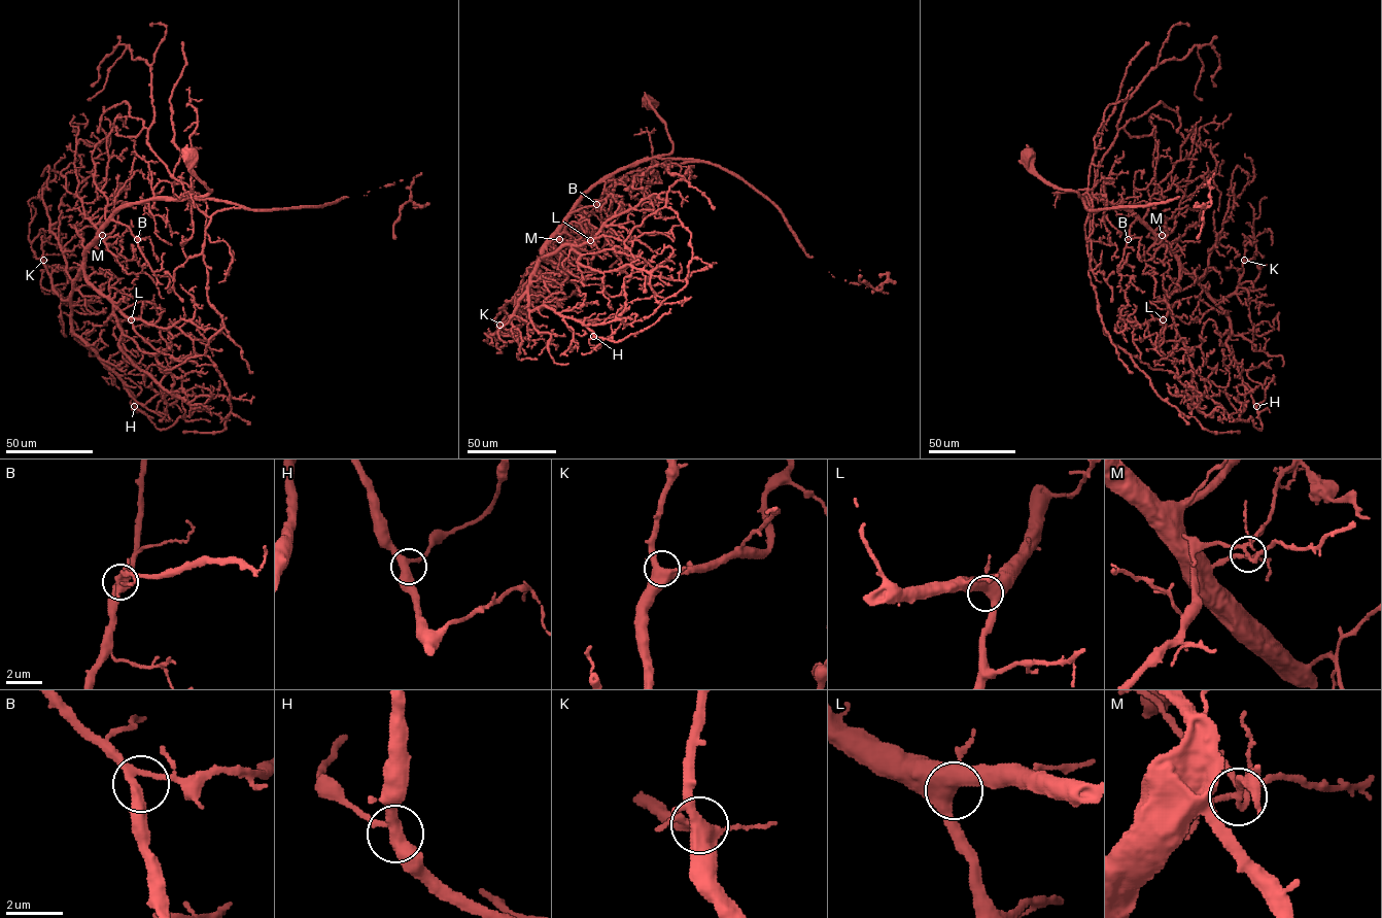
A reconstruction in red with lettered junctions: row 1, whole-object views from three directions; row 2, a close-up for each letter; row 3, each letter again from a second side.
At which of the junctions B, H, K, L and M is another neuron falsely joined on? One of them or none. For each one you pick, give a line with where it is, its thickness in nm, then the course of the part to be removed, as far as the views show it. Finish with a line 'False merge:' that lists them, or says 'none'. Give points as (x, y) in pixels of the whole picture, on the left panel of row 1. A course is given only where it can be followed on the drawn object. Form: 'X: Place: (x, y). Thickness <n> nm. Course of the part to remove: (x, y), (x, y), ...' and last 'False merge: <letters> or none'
M: Place: (102, 235). Thickness 200 nm. Course of the part to remove: (102, 235), (92, 224), (97, 225), (106, 212), (118, 208)
False merge: M

